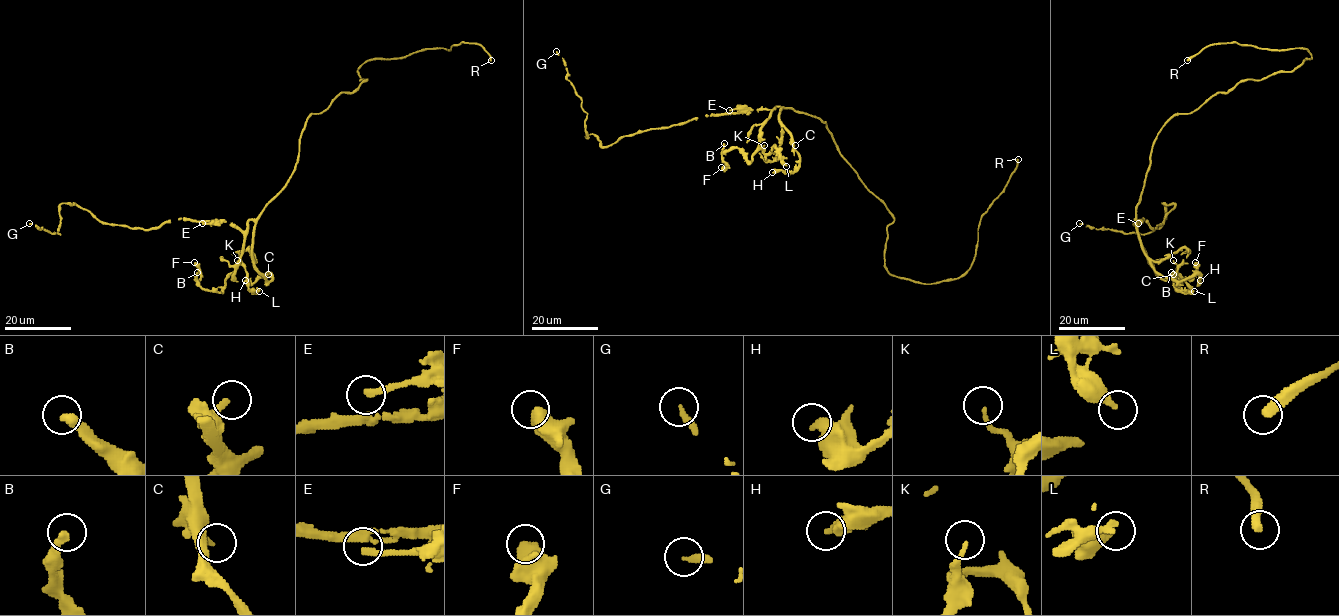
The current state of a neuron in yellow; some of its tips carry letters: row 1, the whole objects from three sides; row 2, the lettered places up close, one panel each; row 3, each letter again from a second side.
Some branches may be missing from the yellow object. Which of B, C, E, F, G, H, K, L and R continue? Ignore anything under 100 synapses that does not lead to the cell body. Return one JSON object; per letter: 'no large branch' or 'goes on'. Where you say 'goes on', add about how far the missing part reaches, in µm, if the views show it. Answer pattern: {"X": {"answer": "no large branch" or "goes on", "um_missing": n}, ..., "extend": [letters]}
{"B": {"answer": "no large branch"}, "C": {"answer": "no large branch"}, "E": {"answer": "no large branch"}, "F": {"answer": "no large branch"}, "G": {"answer": "no large branch"}, "H": {"answer": "no large branch"}, "K": {"answer": "no large branch"}, "L": {"answer": "no large branch"}, "R": {"answer": "goes on", "um_missing": 90}, "extend": ["R"]}

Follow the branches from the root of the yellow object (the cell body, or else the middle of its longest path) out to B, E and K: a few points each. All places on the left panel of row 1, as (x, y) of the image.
B: (298, 155), (287, 184), (249, 221), (239, 266), (224, 289), (205, 291), (197, 272)
E: (298, 155), (287, 184), (255, 218), (249, 221), (244, 231), (225, 222), (202, 223)
K: (298, 155), (287, 184), (255, 218), (249, 221), (239, 263), (233, 277), (237, 260)

